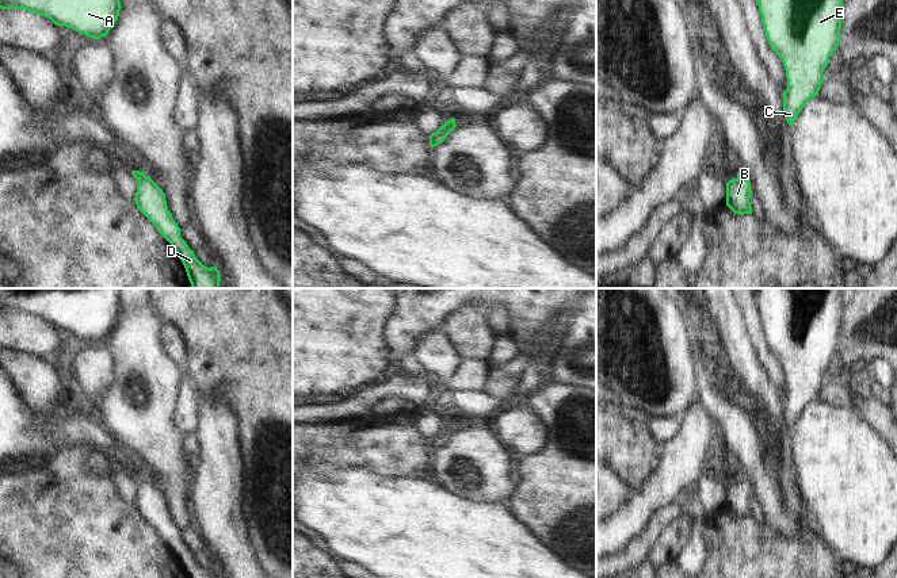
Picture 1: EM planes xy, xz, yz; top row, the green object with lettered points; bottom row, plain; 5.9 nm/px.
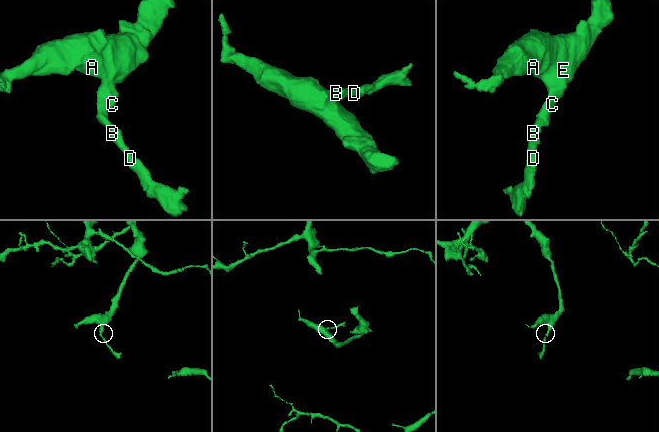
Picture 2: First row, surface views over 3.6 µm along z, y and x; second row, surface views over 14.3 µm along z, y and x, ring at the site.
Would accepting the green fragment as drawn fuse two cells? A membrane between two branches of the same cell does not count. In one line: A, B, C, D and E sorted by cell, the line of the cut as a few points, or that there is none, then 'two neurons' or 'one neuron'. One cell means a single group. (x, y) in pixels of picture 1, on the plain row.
A B C D E; no cut; one neuron

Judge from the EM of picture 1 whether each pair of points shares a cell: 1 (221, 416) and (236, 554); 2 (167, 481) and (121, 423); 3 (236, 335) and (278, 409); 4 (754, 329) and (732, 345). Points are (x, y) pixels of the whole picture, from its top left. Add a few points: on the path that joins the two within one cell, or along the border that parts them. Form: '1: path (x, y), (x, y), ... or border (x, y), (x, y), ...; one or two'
1: path (221, 450), (221, 520); one
2: path (165, 466), (136, 436); one
3: path (251, 353), (278, 383), (278, 390); one
4: border (737, 305), (749, 343), (760, 363); two

